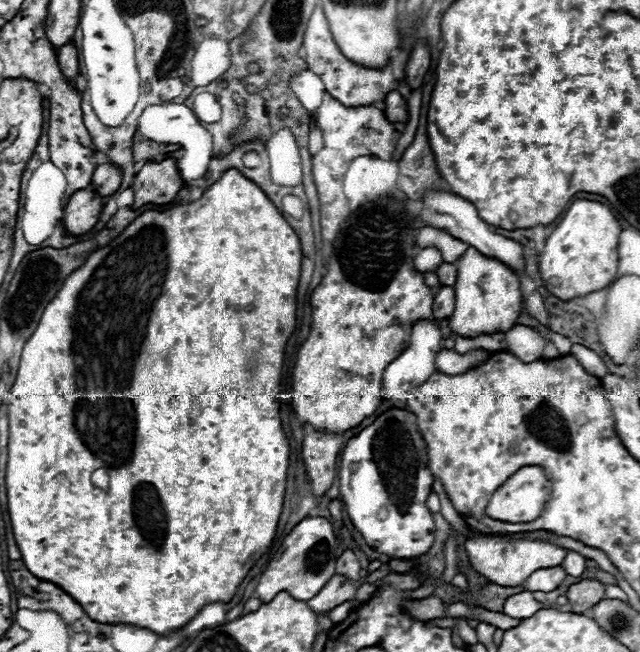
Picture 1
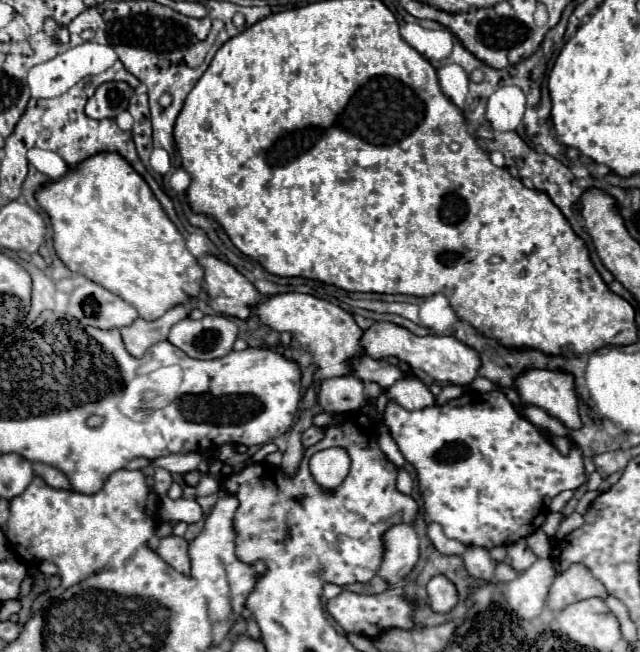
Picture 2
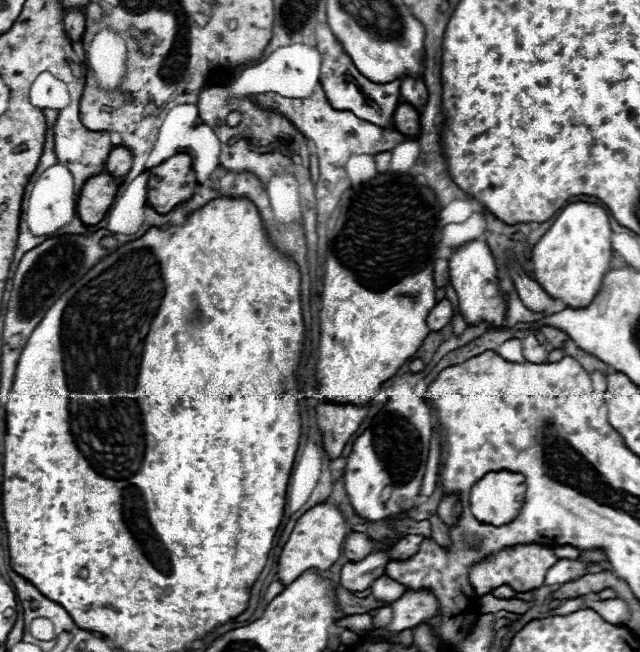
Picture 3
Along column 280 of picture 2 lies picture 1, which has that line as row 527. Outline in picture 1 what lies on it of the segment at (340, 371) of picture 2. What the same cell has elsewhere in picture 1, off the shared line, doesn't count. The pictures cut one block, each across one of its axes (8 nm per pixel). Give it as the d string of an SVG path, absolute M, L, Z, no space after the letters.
M314 516L314 518L304 518L294 526L294 530L284 538L280 550L274 554L270 560L268 568L264 570L256 596L262 602L270 602L278 592L290 592L296 600L310 600L314 598L324 584L334 576L334 548L336 548L336 538L332 532L332 524L326 518Z

